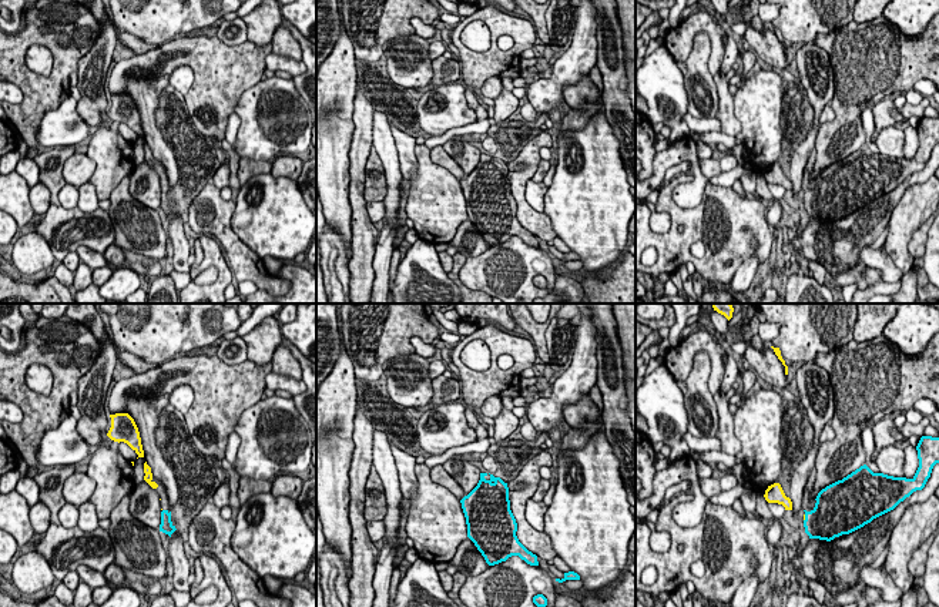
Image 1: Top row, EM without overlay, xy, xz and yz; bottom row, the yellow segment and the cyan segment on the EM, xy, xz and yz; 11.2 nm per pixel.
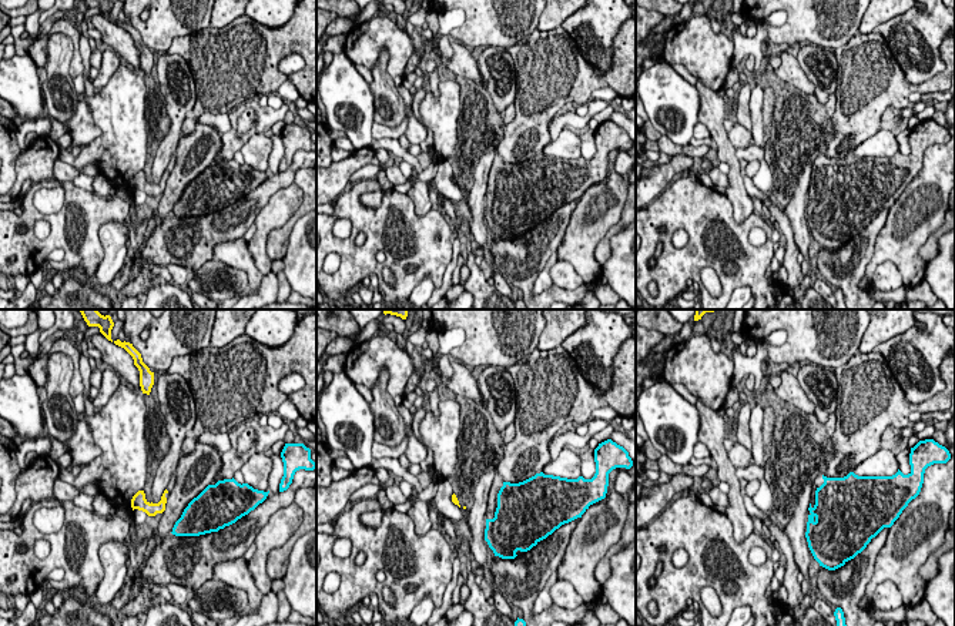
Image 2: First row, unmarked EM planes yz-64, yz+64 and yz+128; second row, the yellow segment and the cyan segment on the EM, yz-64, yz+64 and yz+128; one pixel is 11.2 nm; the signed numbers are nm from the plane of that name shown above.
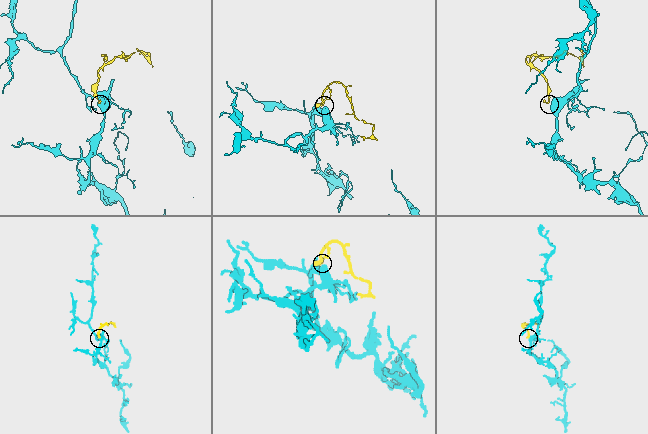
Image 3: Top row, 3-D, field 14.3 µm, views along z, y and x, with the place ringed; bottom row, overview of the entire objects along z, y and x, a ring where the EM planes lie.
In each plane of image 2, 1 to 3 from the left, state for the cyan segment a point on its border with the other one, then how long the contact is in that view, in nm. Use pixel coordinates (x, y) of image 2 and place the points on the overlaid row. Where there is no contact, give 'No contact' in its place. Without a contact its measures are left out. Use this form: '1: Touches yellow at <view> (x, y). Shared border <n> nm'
1: No contact
2: No contact
3: No contact

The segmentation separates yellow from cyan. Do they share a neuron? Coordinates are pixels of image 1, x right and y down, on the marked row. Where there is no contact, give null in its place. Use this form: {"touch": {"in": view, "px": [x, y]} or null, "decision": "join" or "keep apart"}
{"touch": {"in": "yz", "px": [804, 517]}, "decision": "join"}

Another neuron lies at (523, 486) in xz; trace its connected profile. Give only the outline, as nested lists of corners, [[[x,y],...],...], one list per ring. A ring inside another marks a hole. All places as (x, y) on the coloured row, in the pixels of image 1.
[[[541,450],[523,466],[513,480],[507,483],[510,510],[517,523],[516,536],[529,551],[543,560],[553,560],[557,557],[551,546],[551,539],[546,533],[537,531],[530,526],[524,517],[524,510],[541,480],[540,467],[551,467],[554,463],[554,456],[551,456],[547,450]]]

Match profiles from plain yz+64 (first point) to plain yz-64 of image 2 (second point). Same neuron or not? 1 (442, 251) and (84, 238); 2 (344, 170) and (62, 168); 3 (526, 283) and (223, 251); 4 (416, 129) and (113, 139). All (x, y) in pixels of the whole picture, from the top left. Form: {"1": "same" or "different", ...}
{"1": "same", "2": "different", "3": "different", "4": "different"}

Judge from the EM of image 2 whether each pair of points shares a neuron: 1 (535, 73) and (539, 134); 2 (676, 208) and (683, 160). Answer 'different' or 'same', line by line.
1: same
2: different

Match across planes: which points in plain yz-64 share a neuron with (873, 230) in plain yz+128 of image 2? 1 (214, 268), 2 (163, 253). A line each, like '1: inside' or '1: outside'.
1: outside
2: inside

